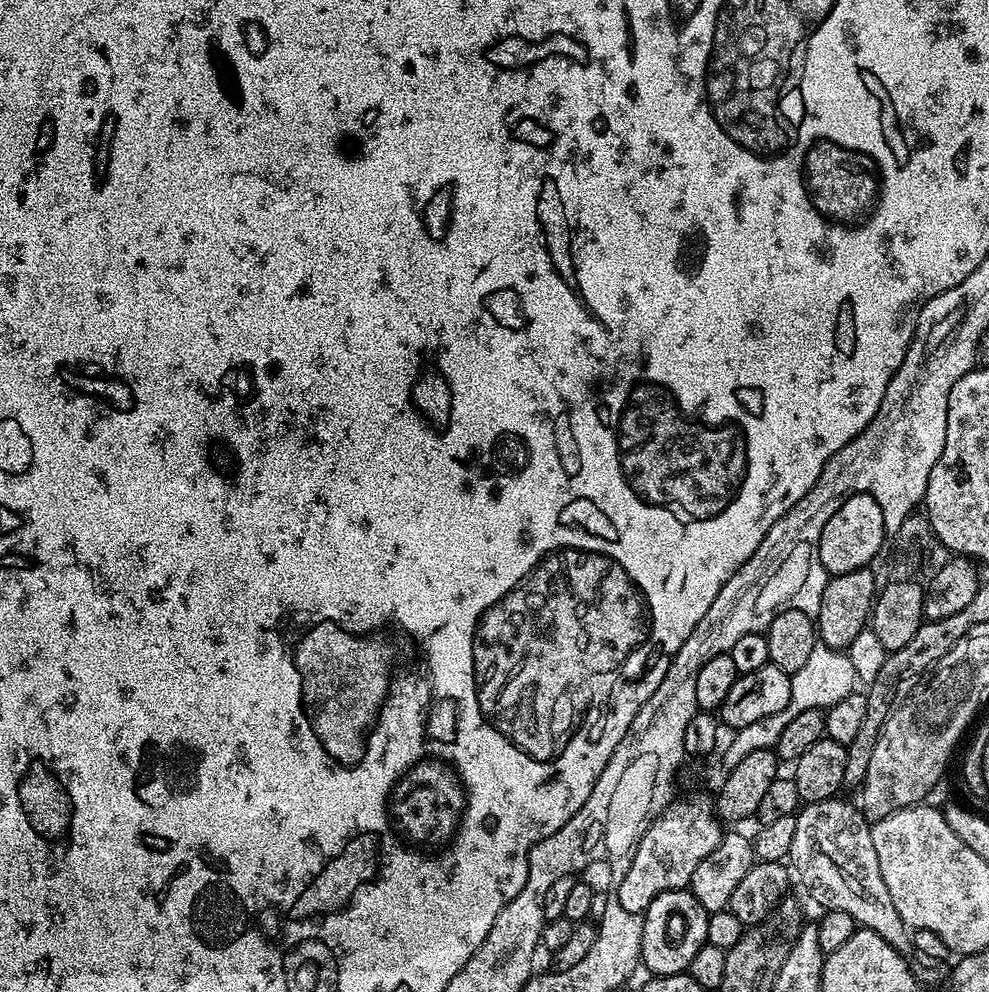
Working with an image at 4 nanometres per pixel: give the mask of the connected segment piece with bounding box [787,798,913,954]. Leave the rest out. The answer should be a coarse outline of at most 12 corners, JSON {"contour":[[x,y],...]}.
{"contour":[[833,798],[795,813],[787,859],[821,909],[913,951],[872,824]]}

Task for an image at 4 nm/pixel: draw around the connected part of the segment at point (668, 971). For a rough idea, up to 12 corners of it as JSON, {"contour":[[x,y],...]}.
{"contour":[[688,888],[642,913],[640,959],[652,976],[687,973],[710,913]]}

